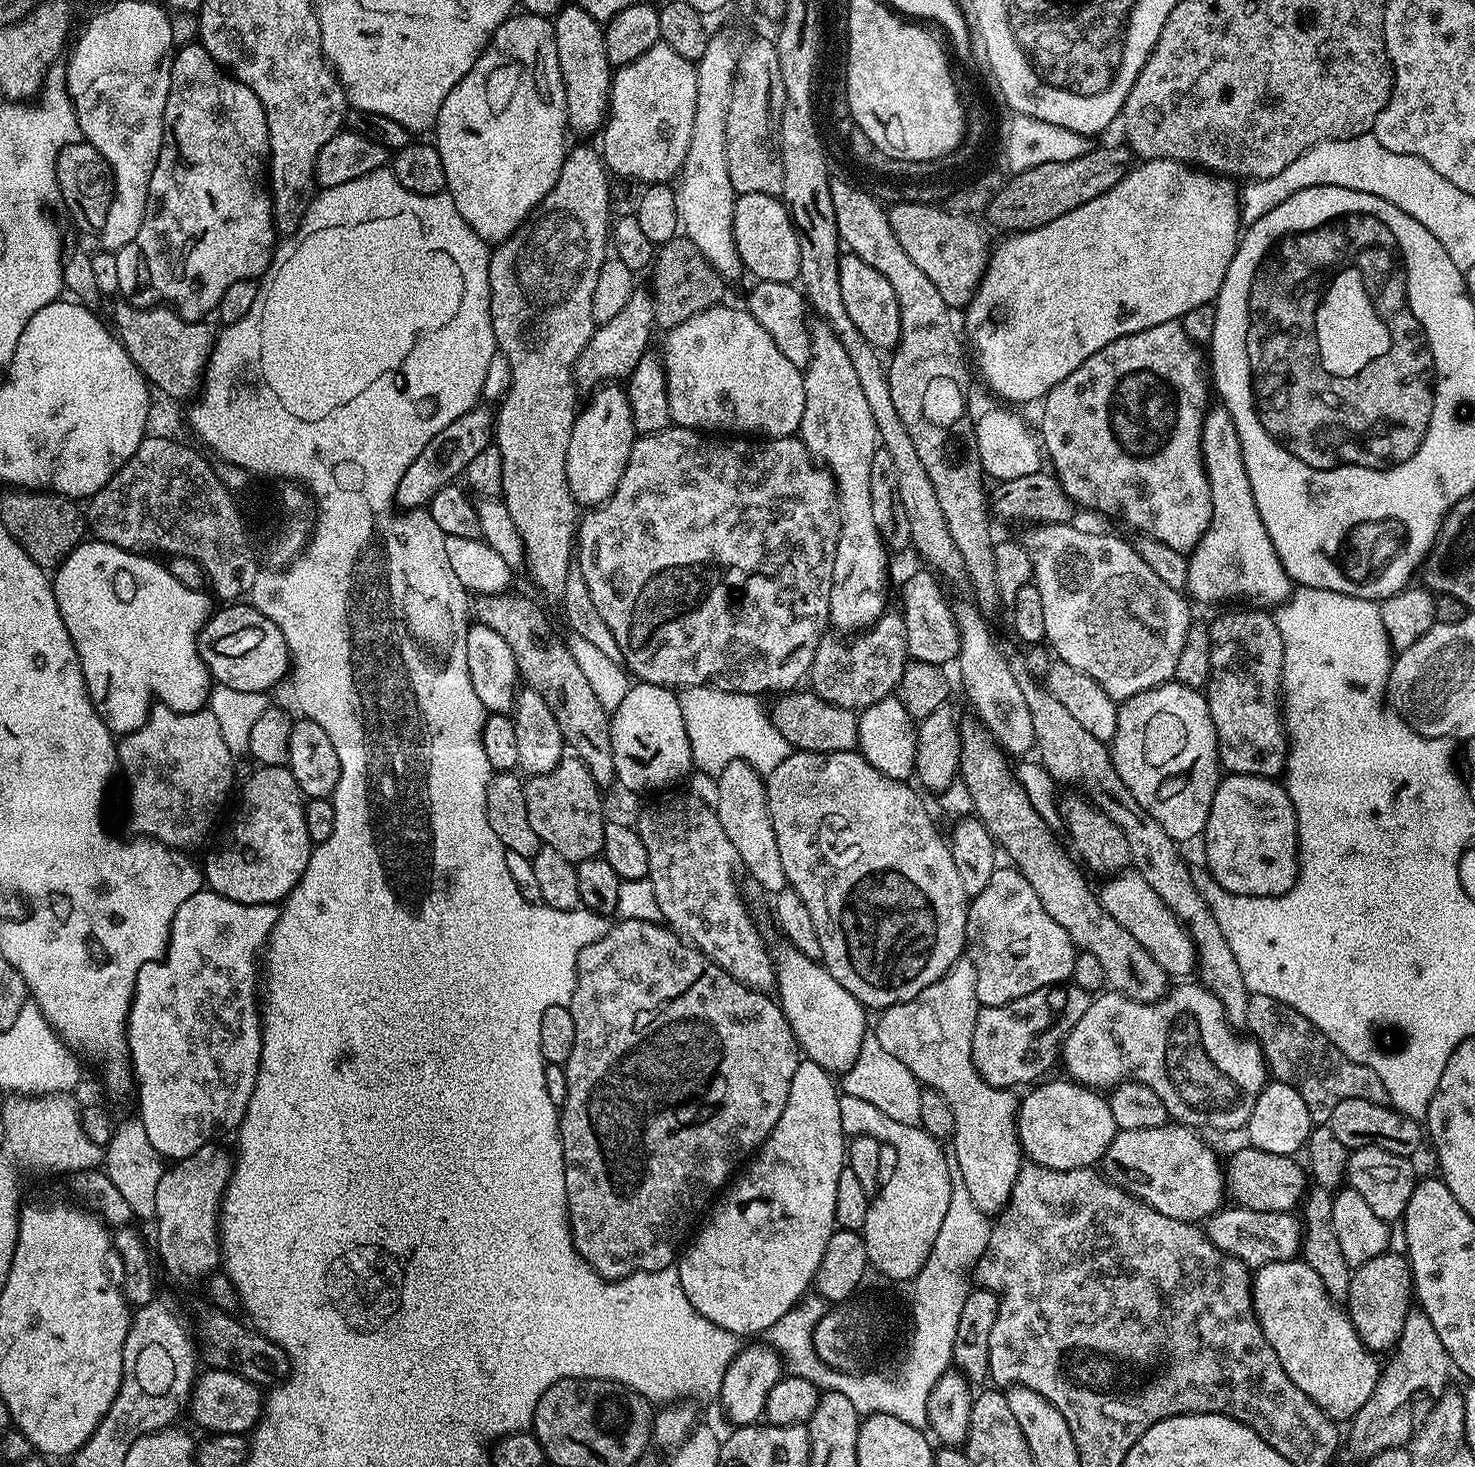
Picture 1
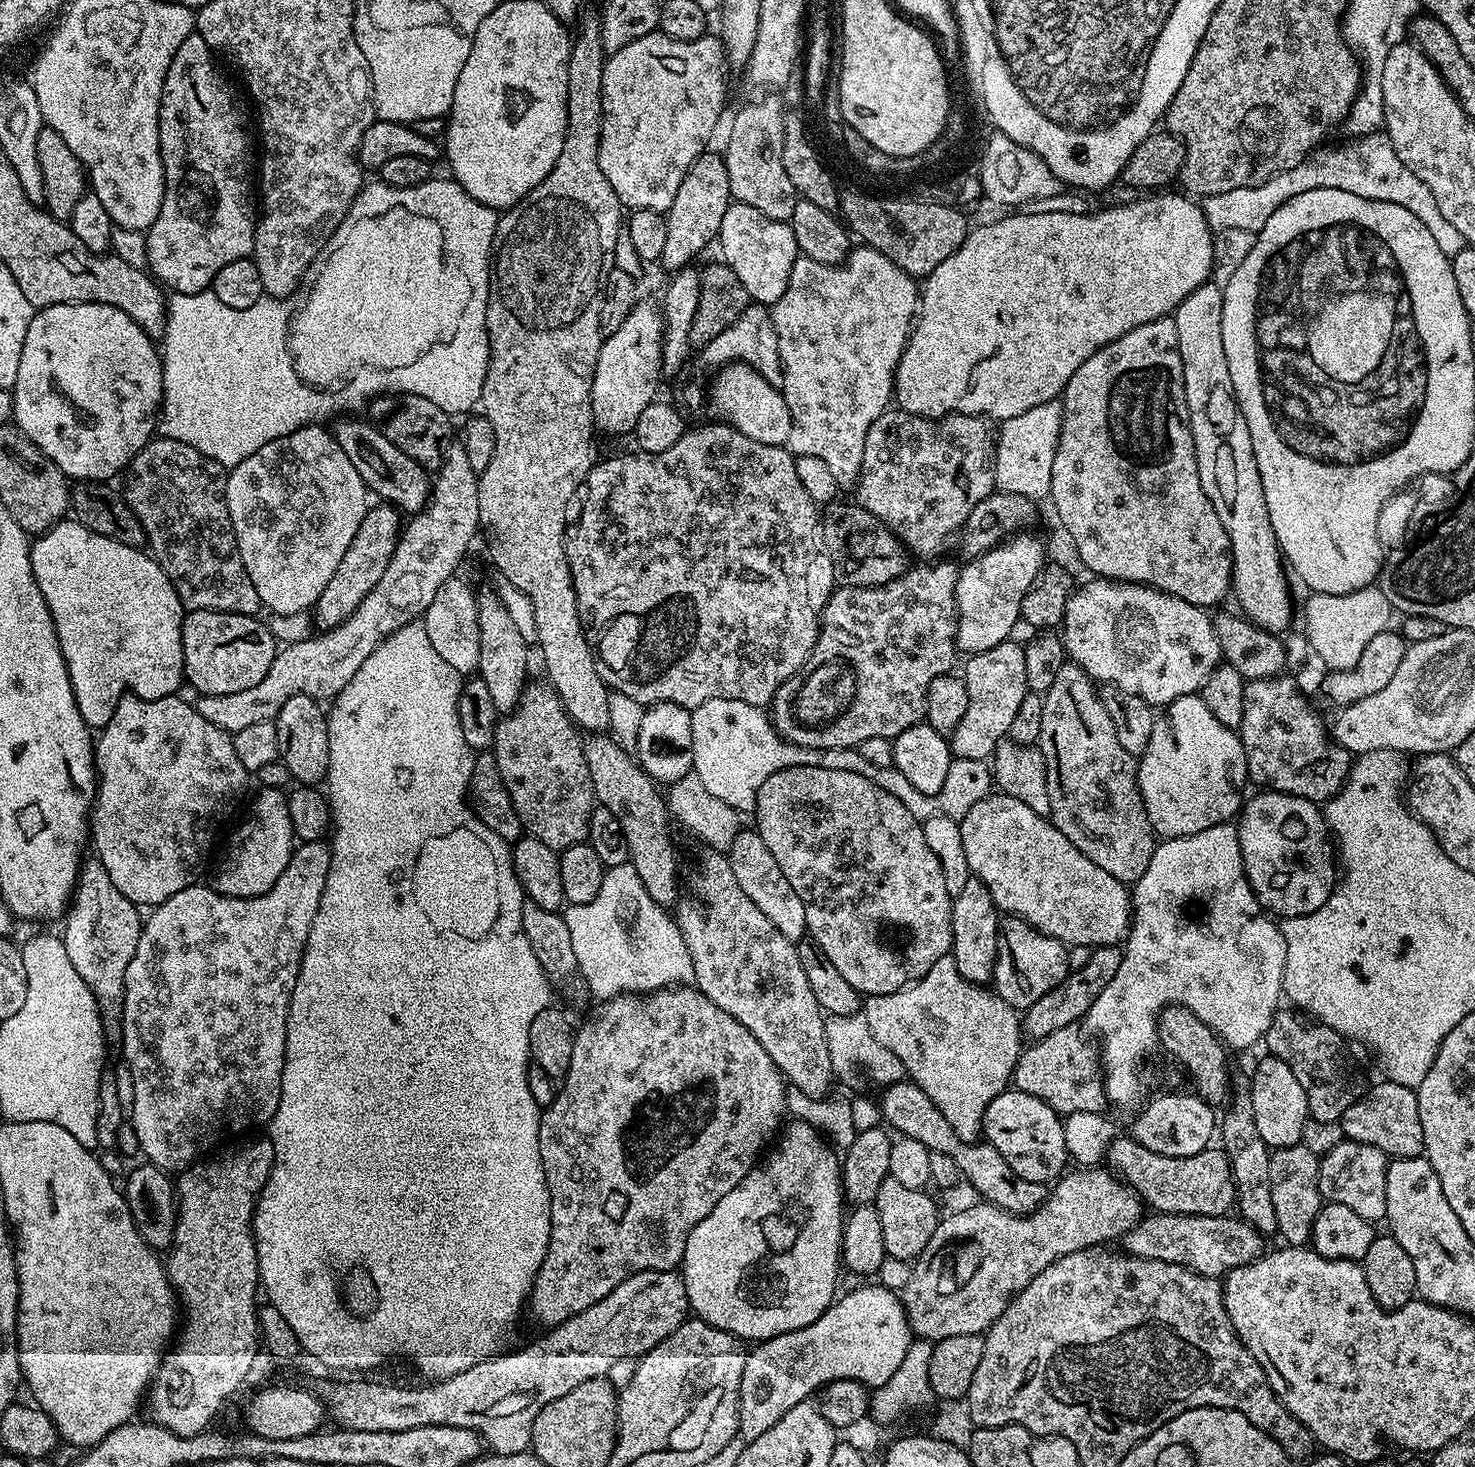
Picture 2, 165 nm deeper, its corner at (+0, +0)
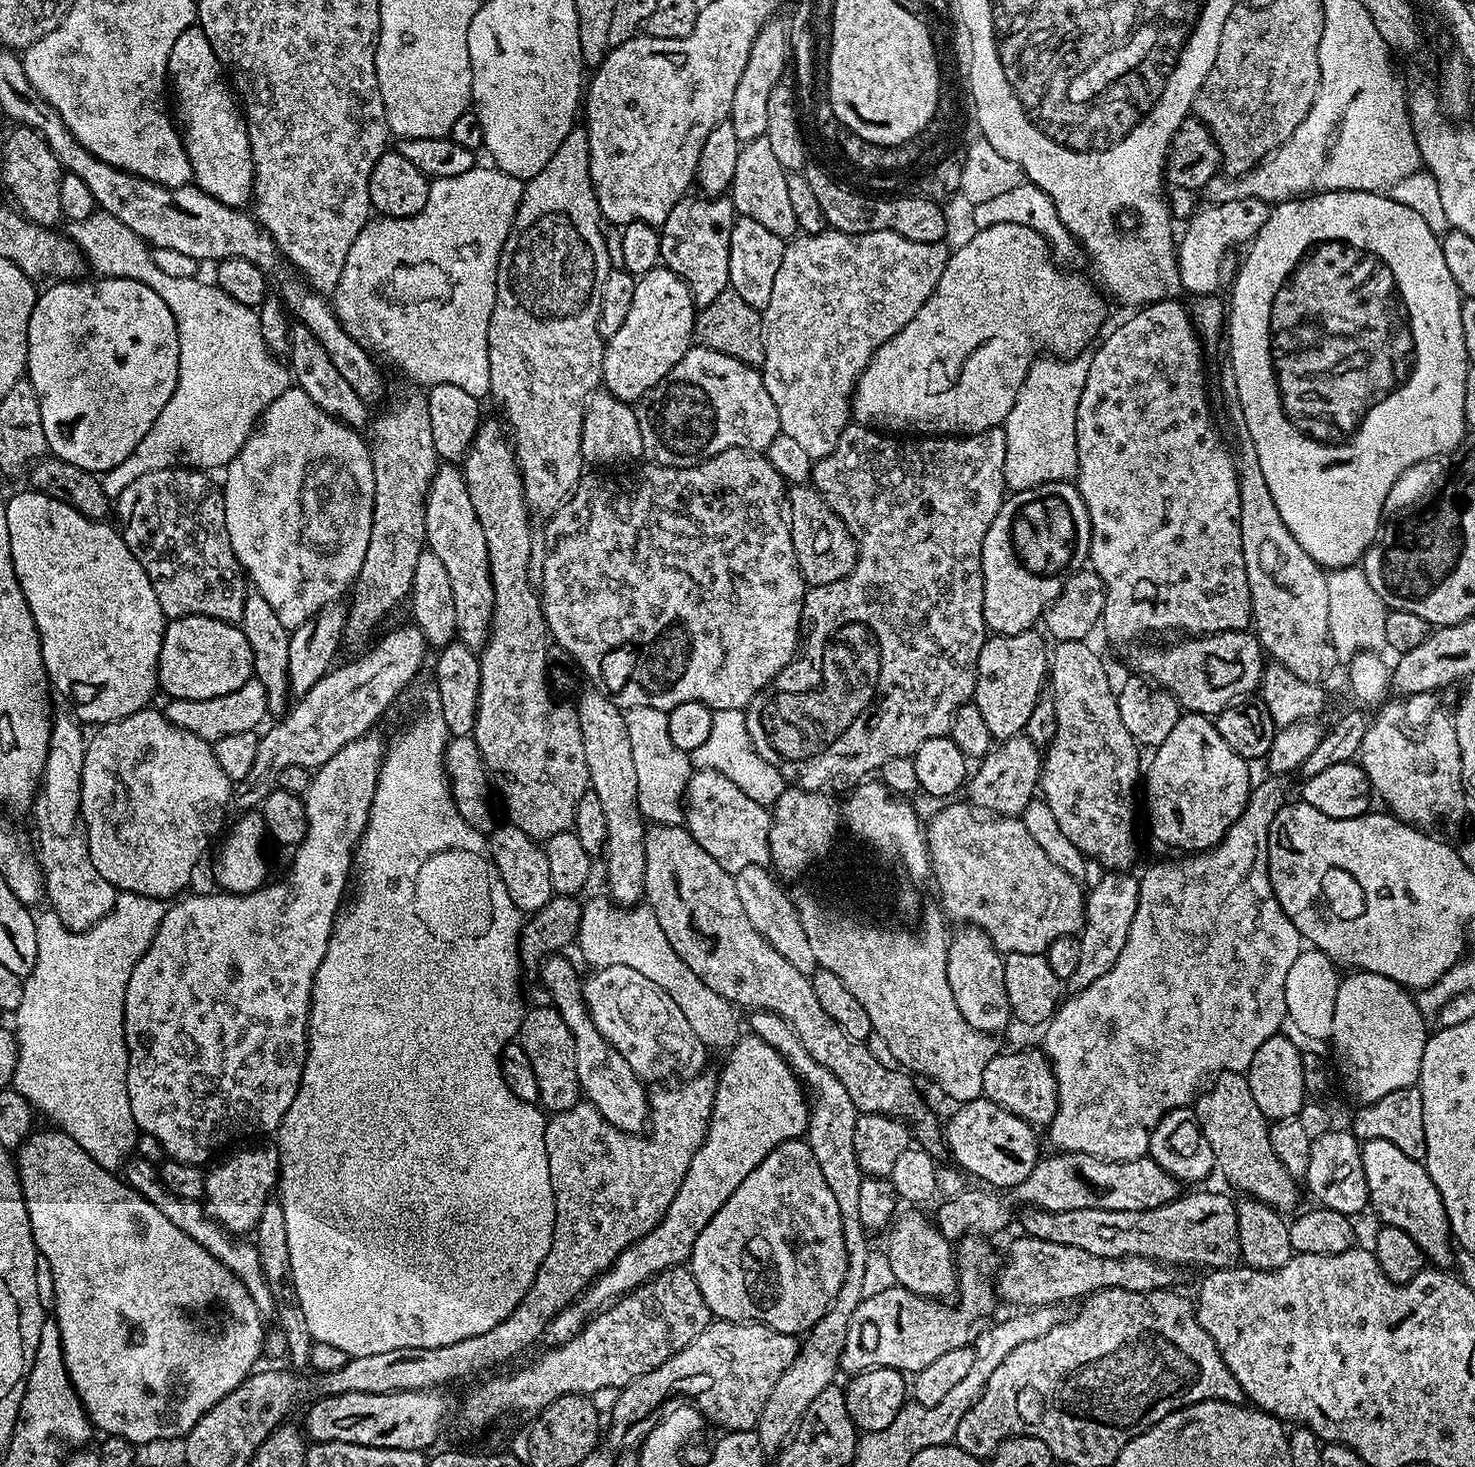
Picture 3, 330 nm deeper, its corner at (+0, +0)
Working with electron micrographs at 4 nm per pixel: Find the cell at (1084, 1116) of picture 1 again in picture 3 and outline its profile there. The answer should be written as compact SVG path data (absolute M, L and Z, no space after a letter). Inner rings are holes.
M978 1099L971 1100L969 1104L961 1104L955 1109L949 1120L946 1120L944 1128L944 1139L947 1151L952 1152L955 1167L963 1170L969 1177L977 1176L980 1180L985 1180L985 1185L996 1190L1011 1190L1017 1188L1029 1174L1034 1170L1037 1160L1041 1159L1040 1144L1036 1141L1037 1129L1033 1125L1027 1124L1022 1118L1018 1118L1002 1106L998 1106L993 1100Z

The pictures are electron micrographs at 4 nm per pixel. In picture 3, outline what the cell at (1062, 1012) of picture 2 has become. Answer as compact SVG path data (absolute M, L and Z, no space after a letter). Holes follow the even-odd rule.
M1108 870L1105 876L1086 892L1084 901L1084 927L1078 939L1082 946L1082 954L1074 974L1066 981L1069 993L1075 994L1086 990L1102 974L1106 974L1118 962L1118 954L1122 954L1122 946L1126 946L1126 938L1130 934L1130 922L1134 922L1134 914L1138 910L1140 897L1140 881L1124 870Z

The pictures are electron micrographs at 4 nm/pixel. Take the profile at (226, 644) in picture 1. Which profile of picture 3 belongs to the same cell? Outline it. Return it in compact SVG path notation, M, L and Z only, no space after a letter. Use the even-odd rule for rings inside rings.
M177 616L165 623L162 650L156 667L156 682L159 691L165 692L165 697L174 700L218 698L222 694L230 694L230 690L238 690L238 686L253 679L253 676L250 642L246 642L246 634L239 626L209 616Z

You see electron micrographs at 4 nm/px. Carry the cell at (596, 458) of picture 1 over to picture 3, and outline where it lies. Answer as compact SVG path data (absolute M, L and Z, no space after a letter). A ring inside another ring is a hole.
M658 266L645 276L639 277L634 290L634 302L626 313L626 322L622 322L618 334L614 334L614 338L606 341L604 346L602 384L607 392L629 402L638 402L647 396L648 391L658 382L662 382L662 378L666 378L666 374L670 374L674 365L688 353L693 343L692 327L696 321L697 311L696 305L692 303L688 283L678 278L678 274L674 274L668 268Z

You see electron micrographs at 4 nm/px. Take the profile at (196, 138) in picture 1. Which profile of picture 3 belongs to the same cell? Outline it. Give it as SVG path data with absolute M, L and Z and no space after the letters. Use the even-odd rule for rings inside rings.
M199 26L187 28L178 34L174 50L170 50L168 76L171 95L172 92L176 95L174 116L182 133L184 149L190 158L196 187L218 198L218 202L226 206L243 209L244 203L247 200L249 203L254 196L248 121L244 119L241 105L226 79L224 65L214 54L210 38L206 38Z

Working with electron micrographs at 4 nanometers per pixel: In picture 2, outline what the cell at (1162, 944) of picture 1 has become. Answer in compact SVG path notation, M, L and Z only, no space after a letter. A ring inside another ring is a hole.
M997 795L974 802L959 821L967 871L990 890L997 909L1027 920L1066 946L1116 946L1127 941L1134 905L1125 881L1090 862L1048 816L1039 816L1016 798Z

